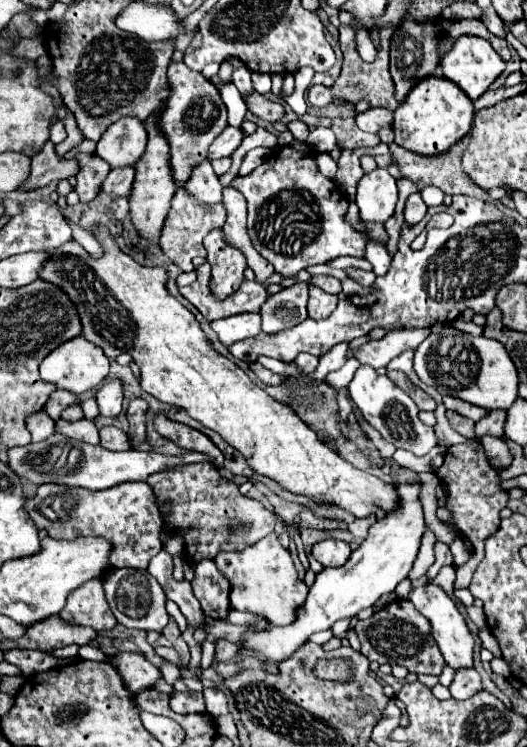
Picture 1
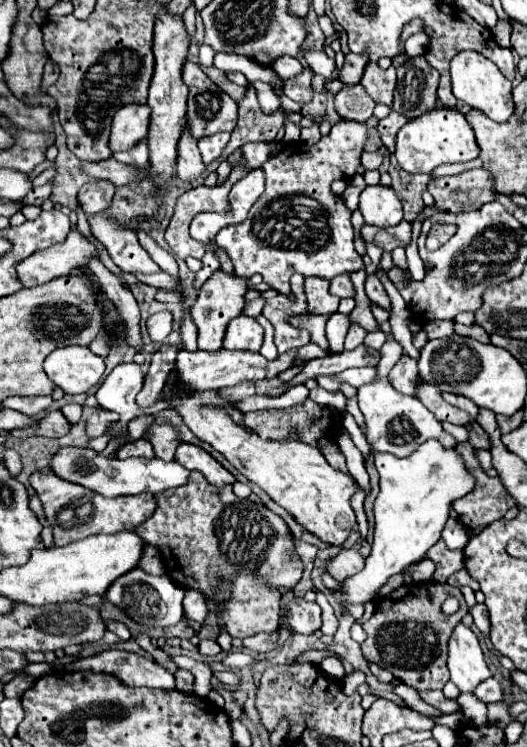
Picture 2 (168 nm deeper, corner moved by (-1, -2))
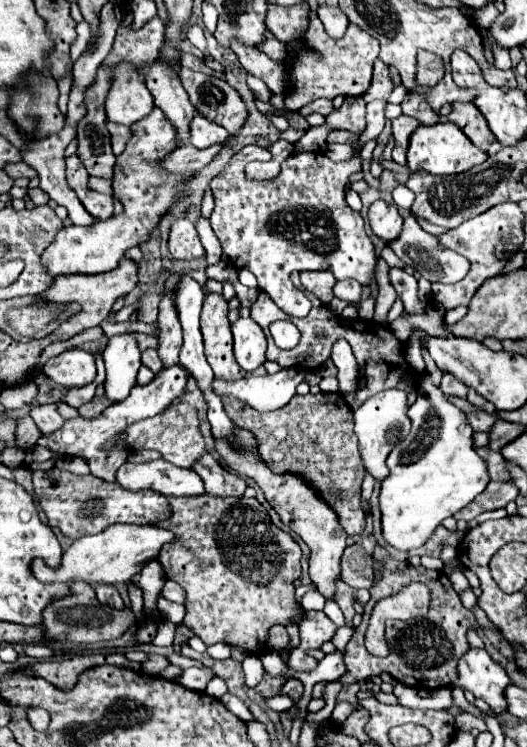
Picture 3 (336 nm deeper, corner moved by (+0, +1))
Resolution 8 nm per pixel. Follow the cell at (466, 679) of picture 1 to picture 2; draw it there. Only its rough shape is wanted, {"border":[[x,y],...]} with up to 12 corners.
{"border":[[493,677],[475,687],[473,695],[483,703],[499,701],[501,687]]}

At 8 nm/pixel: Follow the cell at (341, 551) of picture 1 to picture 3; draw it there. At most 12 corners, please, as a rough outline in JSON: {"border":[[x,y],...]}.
{"border":[[358,544],[344,550],[342,580],[374,586],[372,556]]}

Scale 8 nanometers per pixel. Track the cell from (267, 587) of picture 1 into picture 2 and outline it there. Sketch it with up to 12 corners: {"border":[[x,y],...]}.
{"border":[[303,597],[281,607],[279,625],[301,635],[321,627],[321,607]]}

